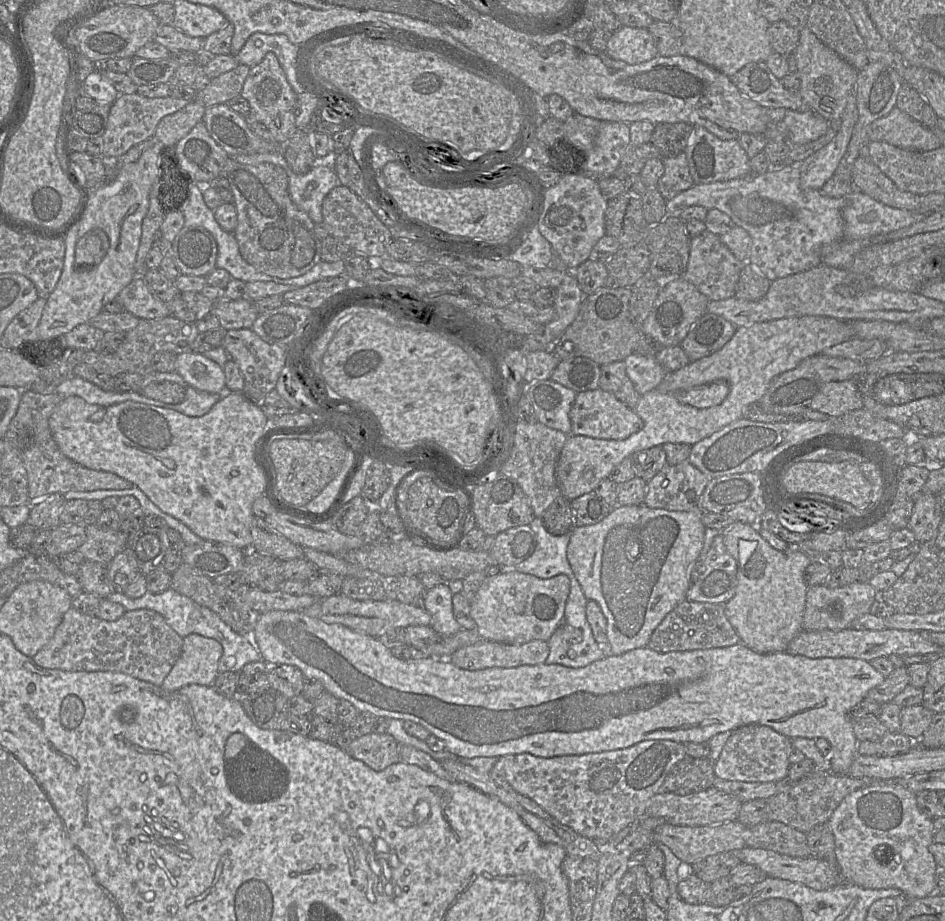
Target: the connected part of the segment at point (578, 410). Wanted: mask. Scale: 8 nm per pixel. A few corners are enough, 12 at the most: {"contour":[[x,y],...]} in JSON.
{"contour":[[577,393],[571,434],[623,440],[643,420],[613,393]]}

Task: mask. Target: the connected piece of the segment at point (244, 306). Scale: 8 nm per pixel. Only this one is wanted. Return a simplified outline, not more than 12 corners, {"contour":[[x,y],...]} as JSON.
{"contour":[[248,298],[218,300],[210,313],[227,331],[251,328],[259,316]]}

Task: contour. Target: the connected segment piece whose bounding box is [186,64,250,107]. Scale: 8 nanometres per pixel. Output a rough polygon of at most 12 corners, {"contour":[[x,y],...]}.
{"contour":[[249,66],[211,79],[192,99],[205,107],[228,103],[241,94]]}

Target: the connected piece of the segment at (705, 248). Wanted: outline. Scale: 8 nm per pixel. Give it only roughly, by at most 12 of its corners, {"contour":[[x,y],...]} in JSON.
{"contour":[[720,236],[690,239],[683,278],[710,301],[735,296],[744,264]]}

